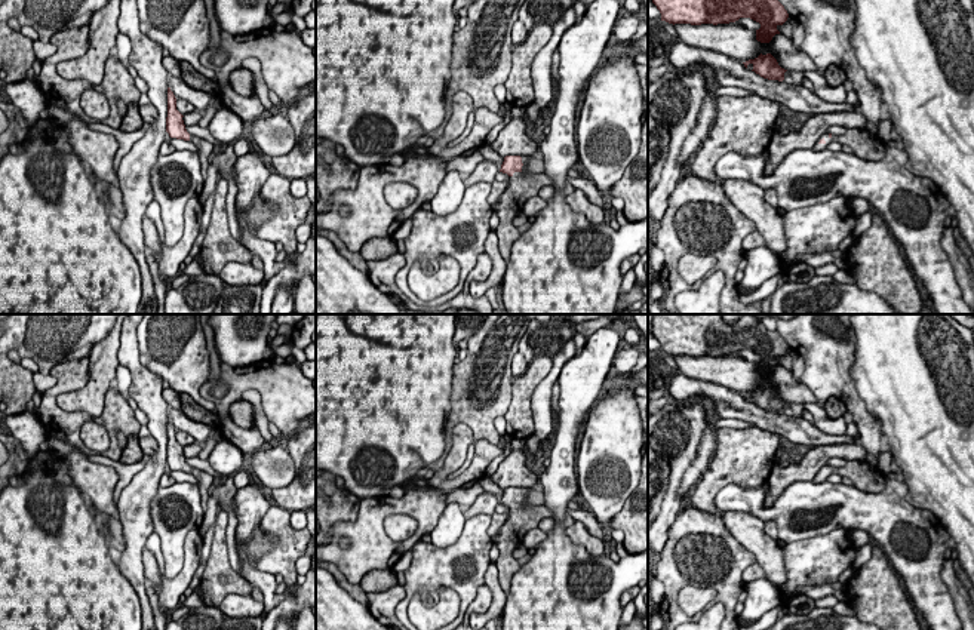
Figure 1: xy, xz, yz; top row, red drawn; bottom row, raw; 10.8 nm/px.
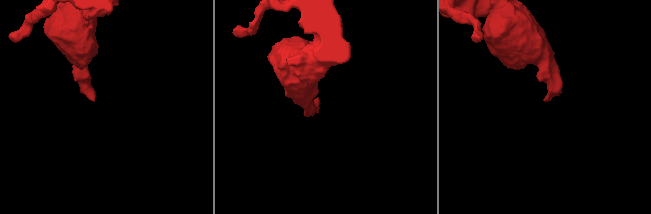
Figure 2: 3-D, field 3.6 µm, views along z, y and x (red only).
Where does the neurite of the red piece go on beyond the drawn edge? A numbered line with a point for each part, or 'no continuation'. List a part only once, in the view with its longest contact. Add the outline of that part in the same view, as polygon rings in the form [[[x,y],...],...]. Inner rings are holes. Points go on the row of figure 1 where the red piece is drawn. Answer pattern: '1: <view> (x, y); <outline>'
1: xz (519, 188); [[[522,157],[522,170],[514,172],[508,179],[507,188],[492,206],[494,213],[498,215],[500,224],[495,230],[498,237],[498,249],[501,258],[508,261],[513,243],[520,237],[520,231],[513,225],[516,215],[522,213],[523,205],[528,199],[538,196],[538,191],[551,184],[551,179],[546,173],[531,173],[523,176],[528,163],[532,157]]]

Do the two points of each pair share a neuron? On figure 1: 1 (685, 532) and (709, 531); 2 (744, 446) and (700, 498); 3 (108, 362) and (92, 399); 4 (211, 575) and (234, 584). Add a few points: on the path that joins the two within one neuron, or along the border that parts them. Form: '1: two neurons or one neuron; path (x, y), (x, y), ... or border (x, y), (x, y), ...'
1: one neuron; path (691, 532), (703, 531)
2: one neuron; path (733, 460), (709, 485)
3: one neuron; path (103, 371), (95, 390)
4: one neuron; path (215, 581), (220, 586), (229, 586)

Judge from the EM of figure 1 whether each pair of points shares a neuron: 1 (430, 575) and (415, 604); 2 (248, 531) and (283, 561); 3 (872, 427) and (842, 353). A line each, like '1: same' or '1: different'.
1: different
2: different
3: same

